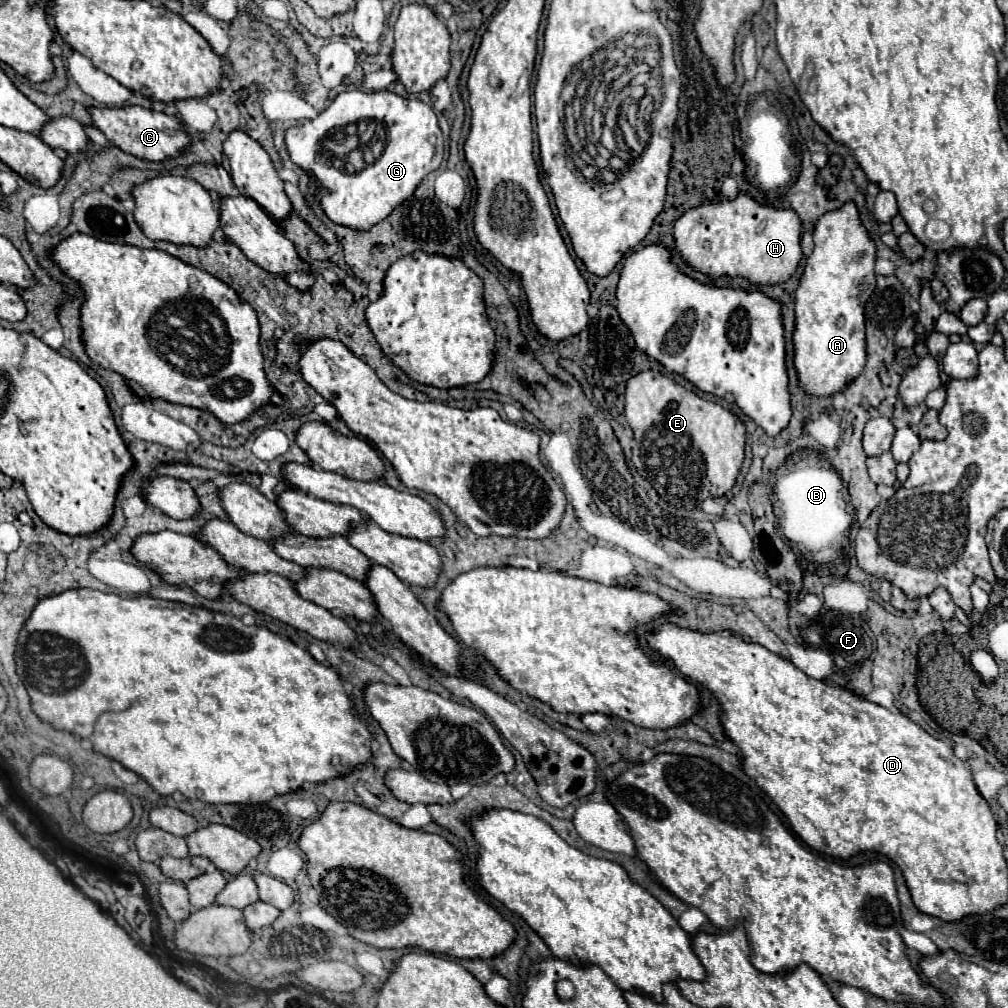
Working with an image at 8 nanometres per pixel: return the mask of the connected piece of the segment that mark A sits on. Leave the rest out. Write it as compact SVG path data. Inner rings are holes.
M847 201L843 207L825 213L813 229L813 251L807 255L807 265L795 293L795 367L799 375L799 385L811 395L833 395L839 389L845 389L861 369L865 367L865 321L863 307L859 305L859 281L865 279L869 287L875 287L875 253L877 245L871 239L869 231L861 225L859 209L853 201Z

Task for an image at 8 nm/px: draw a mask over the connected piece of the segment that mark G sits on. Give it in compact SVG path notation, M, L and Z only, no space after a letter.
M345 91L319 113L319 117L291 127L285 133L291 161L307 171L323 187L321 207L333 223L351 229L369 229L383 221L397 205L413 195L421 179L439 169L443 159L443 135L433 109L419 99L405 99L391 91Z

